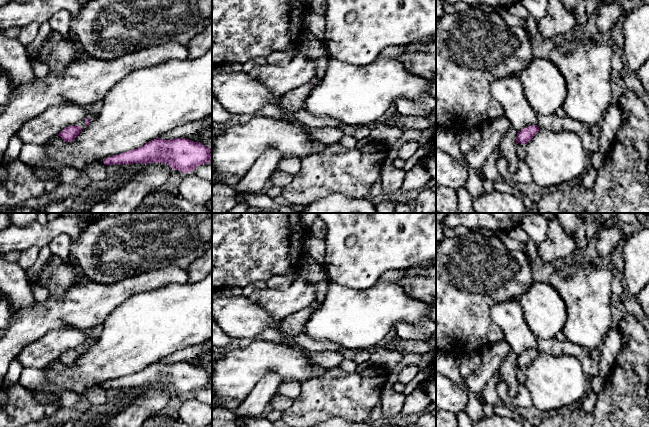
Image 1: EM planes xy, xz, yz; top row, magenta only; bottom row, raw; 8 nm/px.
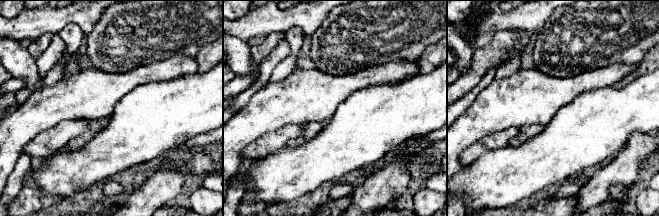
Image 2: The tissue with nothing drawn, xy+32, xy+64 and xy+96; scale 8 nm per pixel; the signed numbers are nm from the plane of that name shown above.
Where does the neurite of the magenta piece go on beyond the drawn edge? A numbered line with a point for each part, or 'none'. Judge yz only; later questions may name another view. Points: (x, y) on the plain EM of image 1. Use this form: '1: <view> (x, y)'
1: yz (554, 347)

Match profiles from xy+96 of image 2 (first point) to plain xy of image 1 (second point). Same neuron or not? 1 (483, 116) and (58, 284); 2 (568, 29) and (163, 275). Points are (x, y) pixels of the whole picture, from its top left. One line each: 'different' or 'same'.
1: different
2: different

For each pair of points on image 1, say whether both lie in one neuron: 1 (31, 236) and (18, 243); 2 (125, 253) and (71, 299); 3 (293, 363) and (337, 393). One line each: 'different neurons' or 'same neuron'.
1: same neuron
2: different neurons
3: different neurons

